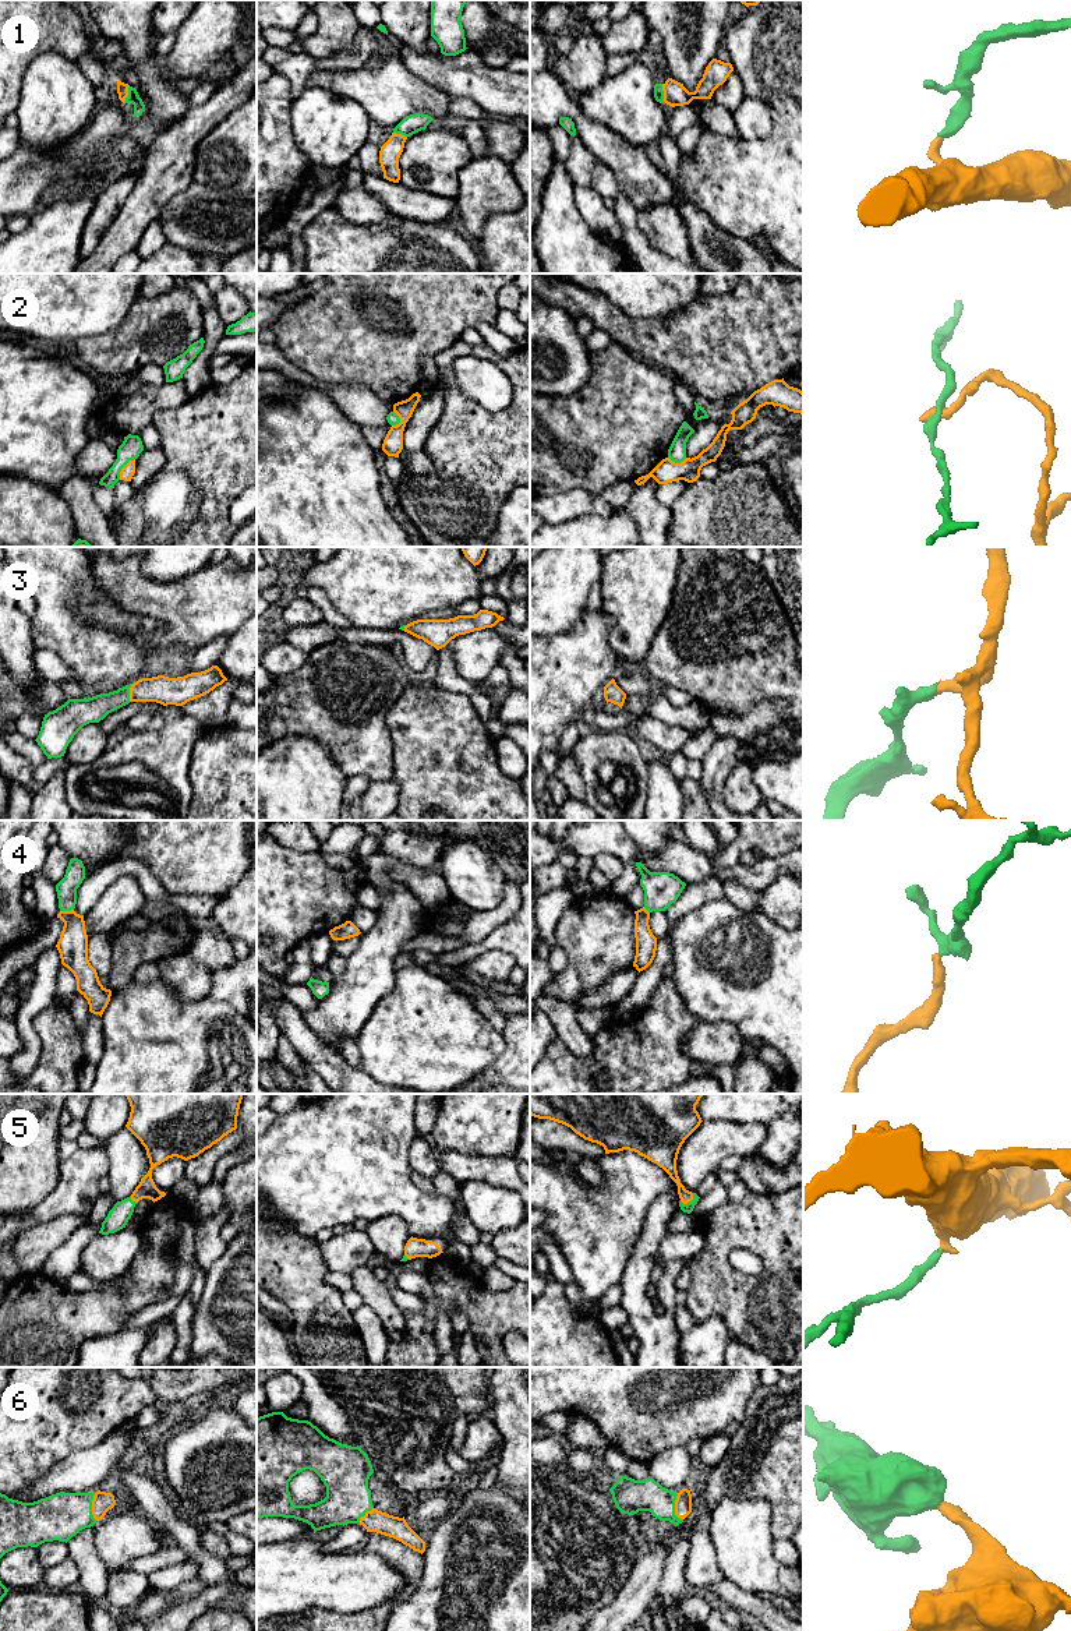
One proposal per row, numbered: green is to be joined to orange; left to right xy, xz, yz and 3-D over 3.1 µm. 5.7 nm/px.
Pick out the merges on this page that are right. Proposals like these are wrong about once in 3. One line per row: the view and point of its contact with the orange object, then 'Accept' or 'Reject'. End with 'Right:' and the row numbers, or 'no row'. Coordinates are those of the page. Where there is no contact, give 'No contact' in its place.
1: Touches orange at yz (664, 94). Accept
2: Touches orange at xy (123, 468). Accept
3: Touches orange at xy (130, 692). Accept
4: Touches orange at xy (66, 911). Accept
5: Touches orange at yz (689, 1200). Accept
6: Touches orange at yz (675, 1508). Accept
Right: 1, 2, 3, 4, 5, 6

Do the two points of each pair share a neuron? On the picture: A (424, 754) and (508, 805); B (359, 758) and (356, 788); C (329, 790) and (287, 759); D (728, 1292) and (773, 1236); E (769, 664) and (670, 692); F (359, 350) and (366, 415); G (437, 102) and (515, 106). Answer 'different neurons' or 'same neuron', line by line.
A: same neuron
B: different neurons
C: same neuron
D: same neuron
E: different neurons
F: different neurons
G: different neurons

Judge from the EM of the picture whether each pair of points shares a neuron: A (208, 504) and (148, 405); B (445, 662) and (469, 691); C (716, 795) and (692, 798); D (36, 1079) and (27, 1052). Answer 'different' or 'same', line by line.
A: different
B: same
C: different
D: different

